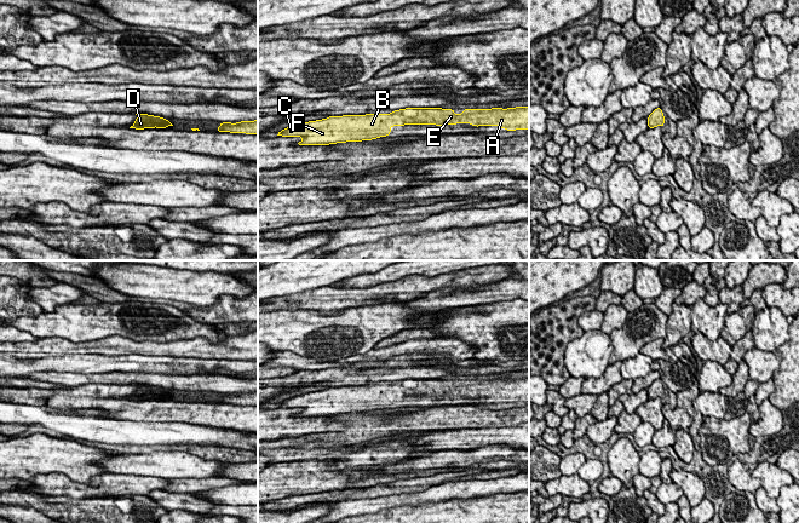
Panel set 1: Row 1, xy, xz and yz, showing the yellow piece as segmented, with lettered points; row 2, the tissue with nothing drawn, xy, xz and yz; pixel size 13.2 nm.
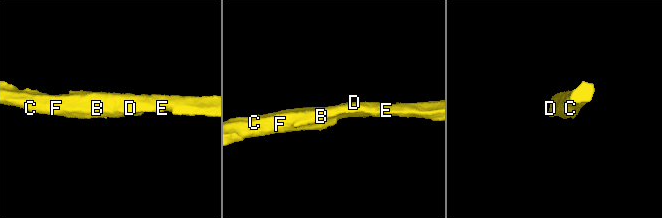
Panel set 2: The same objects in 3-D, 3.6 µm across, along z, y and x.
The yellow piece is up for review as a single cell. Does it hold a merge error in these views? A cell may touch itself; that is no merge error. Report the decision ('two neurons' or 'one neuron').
one neuron

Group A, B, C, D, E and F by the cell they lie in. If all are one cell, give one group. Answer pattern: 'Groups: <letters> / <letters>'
Groups: A B C D E F

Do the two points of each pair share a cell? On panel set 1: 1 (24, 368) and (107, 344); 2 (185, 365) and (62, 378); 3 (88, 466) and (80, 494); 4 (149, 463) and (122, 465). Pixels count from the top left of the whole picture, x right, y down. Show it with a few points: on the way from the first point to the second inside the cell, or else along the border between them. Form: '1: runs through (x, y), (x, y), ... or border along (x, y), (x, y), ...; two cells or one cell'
1: border along (101, 354), (67, 354), (44, 358); two cells
2: border along (153, 372), (101, 372), (97, 374); two cells
3: border along (57, 472), (85, 483), (96, 475), (105, 473); two cells
4: runs through (143, 464), (128, 464); one cell

